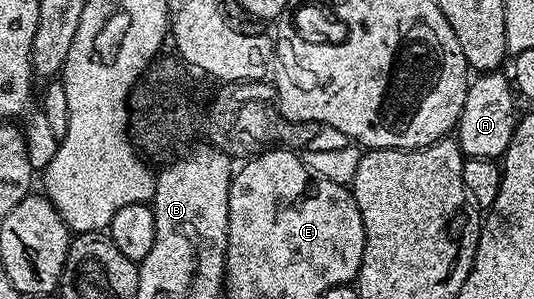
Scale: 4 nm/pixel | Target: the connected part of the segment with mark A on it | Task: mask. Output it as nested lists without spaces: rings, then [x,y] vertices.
[[[500,71],[479,74],[468,86],[460,122],[454,130],[456,142],[460,144],[465,158],[500,159],[510,147],[510,139],[514,135],[518,120],[518,97],[511,80],[502,74]]]

